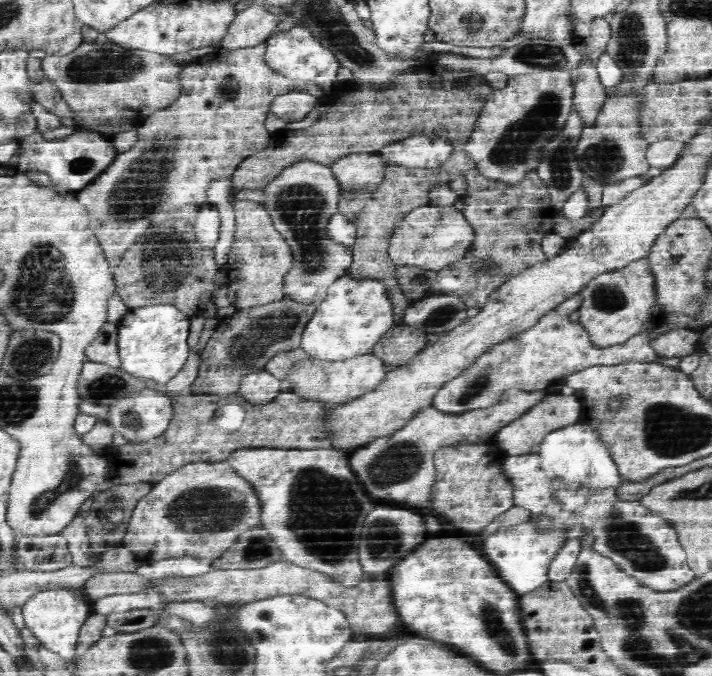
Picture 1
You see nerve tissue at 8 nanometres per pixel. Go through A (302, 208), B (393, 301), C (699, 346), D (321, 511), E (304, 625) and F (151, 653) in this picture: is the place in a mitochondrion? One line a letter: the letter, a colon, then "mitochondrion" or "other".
A: mitochondrion
B: other
C: other
D: mitochondrion
E: other
F: mitochondrion

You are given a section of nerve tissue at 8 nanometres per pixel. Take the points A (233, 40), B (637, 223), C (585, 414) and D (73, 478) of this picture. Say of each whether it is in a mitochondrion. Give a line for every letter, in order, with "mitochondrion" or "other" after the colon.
A: other
B: other
C: other
D: mitochondrion

